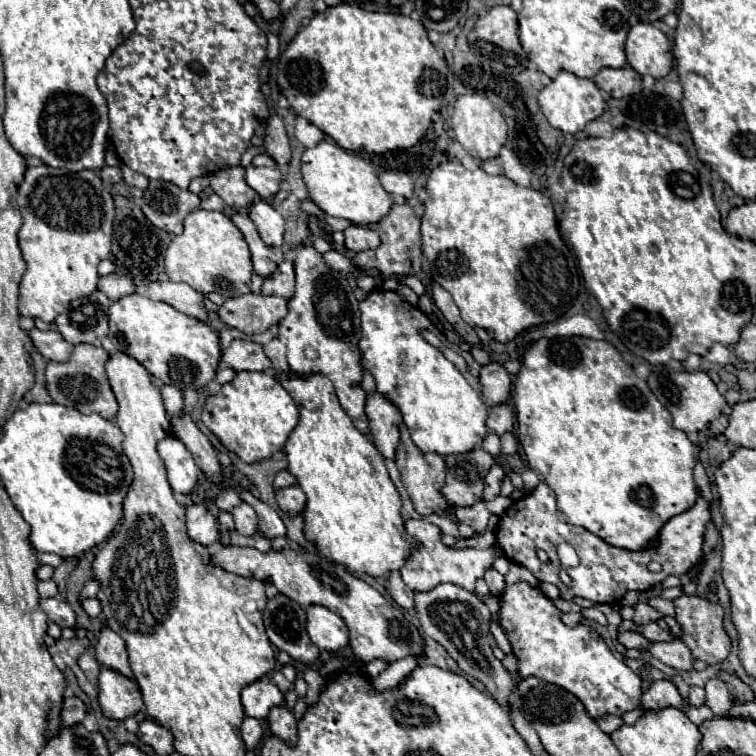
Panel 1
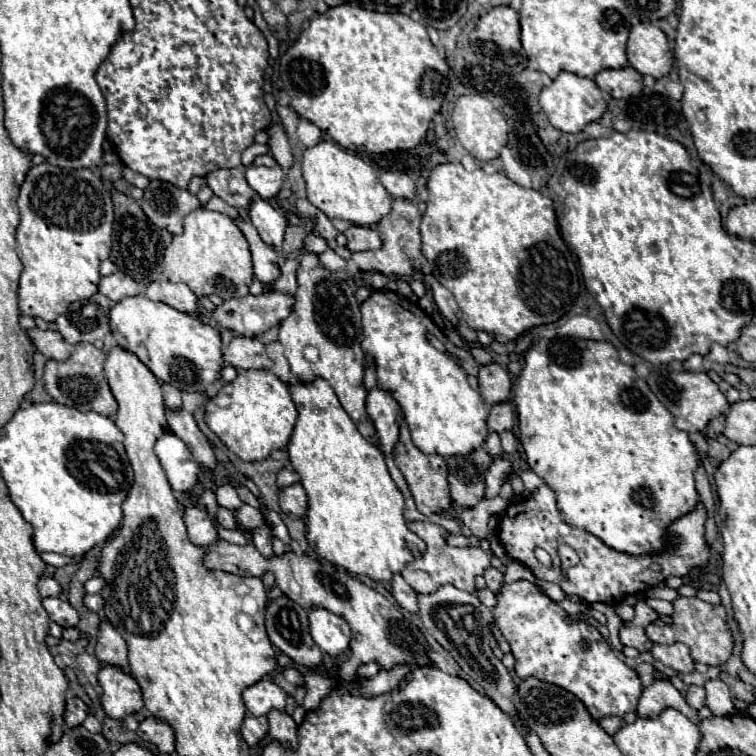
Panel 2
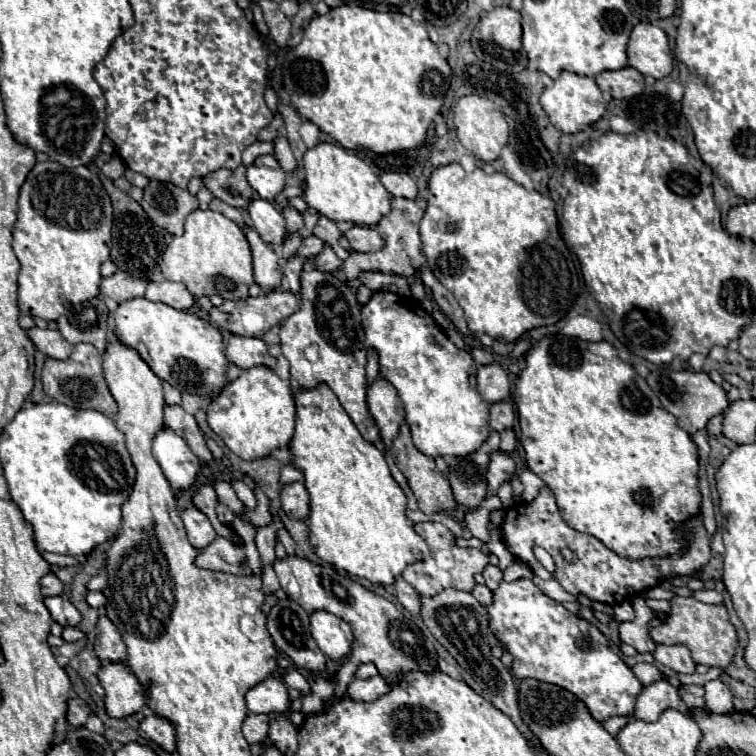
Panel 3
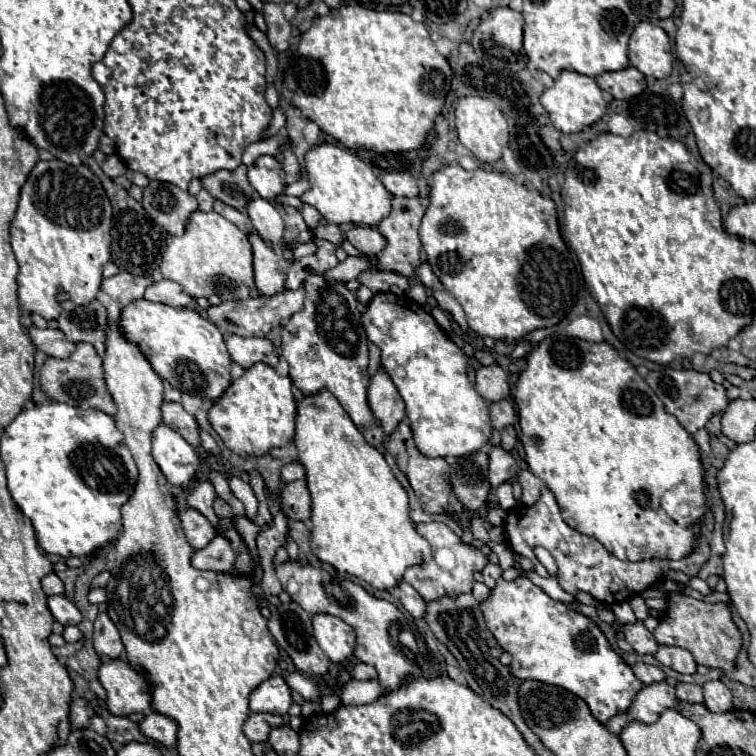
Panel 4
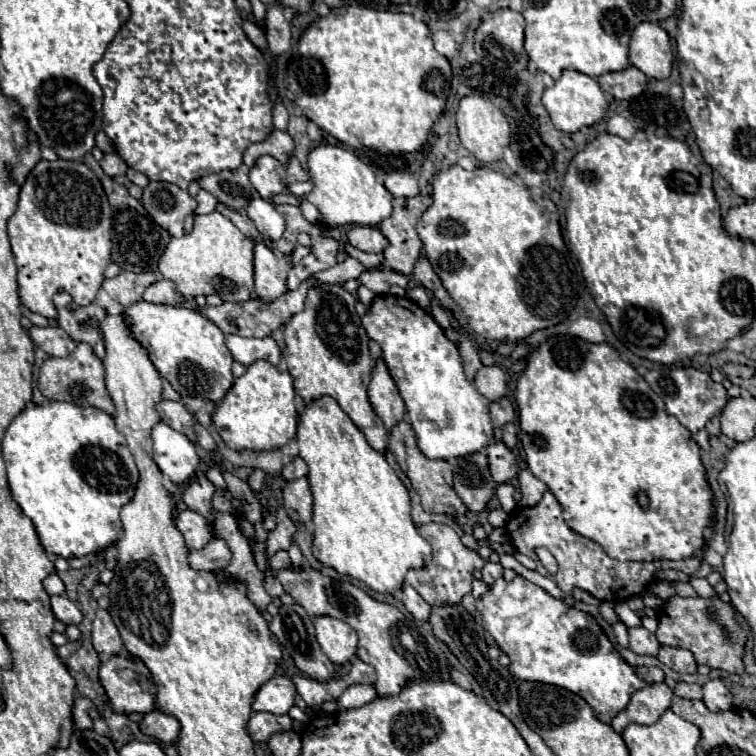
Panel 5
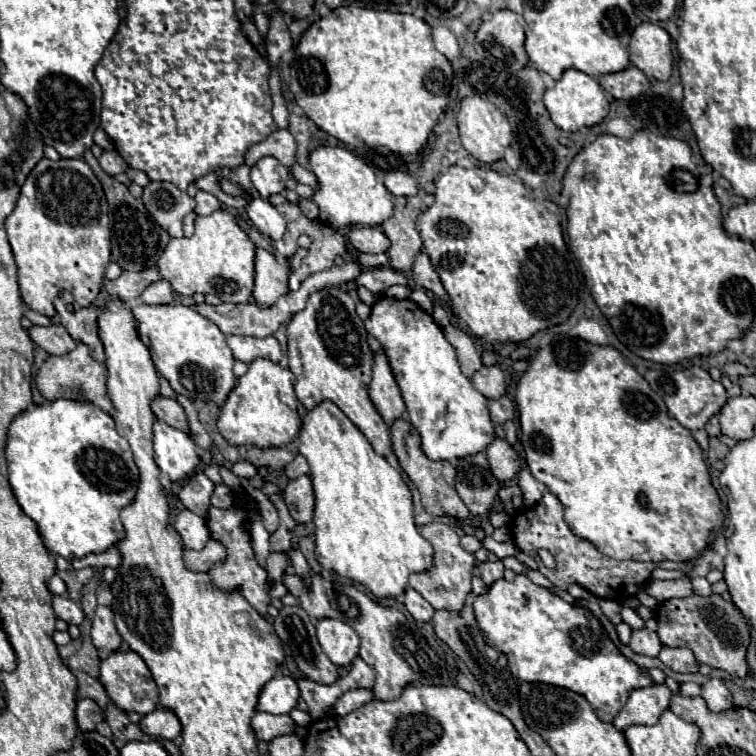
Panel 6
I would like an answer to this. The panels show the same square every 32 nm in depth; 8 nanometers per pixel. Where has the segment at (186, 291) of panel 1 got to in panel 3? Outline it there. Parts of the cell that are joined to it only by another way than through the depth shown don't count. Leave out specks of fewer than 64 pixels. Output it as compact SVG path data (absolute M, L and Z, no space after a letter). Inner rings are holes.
M170 280L150 282L144 296L152 302L162 302L162 304L168 304L168 306L178 308L178 310L188 310L196 302L196 298L184 288L184 284L170 282Z

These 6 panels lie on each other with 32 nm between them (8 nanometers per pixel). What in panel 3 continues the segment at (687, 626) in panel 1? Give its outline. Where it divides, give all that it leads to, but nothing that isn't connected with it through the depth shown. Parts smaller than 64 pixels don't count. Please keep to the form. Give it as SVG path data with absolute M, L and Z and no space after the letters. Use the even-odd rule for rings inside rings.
M676 596L676 610L672 610L664 624L650 630L658 644L682 644L692 652L696 664L716 666L726 670L738 648L738 632L730 624L724 604L704 604L692 596Z

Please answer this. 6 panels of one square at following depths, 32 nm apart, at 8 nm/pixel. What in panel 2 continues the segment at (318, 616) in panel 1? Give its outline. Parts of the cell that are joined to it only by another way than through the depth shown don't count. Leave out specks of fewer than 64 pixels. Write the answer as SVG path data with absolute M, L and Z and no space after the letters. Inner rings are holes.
M322 608L310 610L310 634L318 648L332 658L342 656L350 646L350 626Z

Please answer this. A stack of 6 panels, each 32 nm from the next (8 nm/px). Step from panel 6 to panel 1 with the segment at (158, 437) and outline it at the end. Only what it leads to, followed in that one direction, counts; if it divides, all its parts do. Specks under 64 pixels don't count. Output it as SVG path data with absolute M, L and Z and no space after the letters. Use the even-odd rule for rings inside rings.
M172 434L158 442L158 454L168 472L168 482L174 492L188 494L198 480L198 466L184 446L184 442Z

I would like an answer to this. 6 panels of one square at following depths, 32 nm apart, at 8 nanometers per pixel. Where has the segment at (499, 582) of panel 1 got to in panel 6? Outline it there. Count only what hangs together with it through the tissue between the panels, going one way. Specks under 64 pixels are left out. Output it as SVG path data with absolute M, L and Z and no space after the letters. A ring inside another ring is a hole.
M496 560L496 562L482 562L480 566L478 566L478 570L480 570L480 578L484 580L484 584L486 586L492 586L496 580L500 580L502 578L502 574L504 574L504 564L502 564L502 560Z

